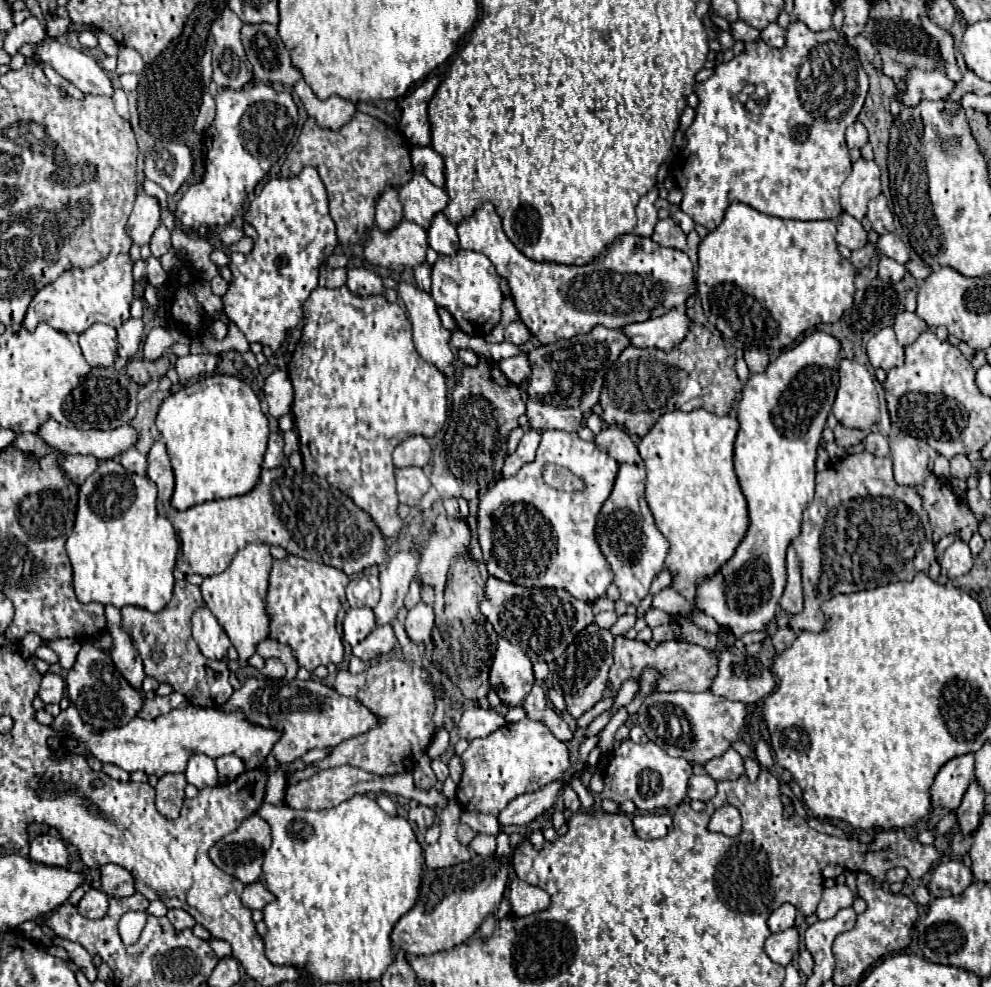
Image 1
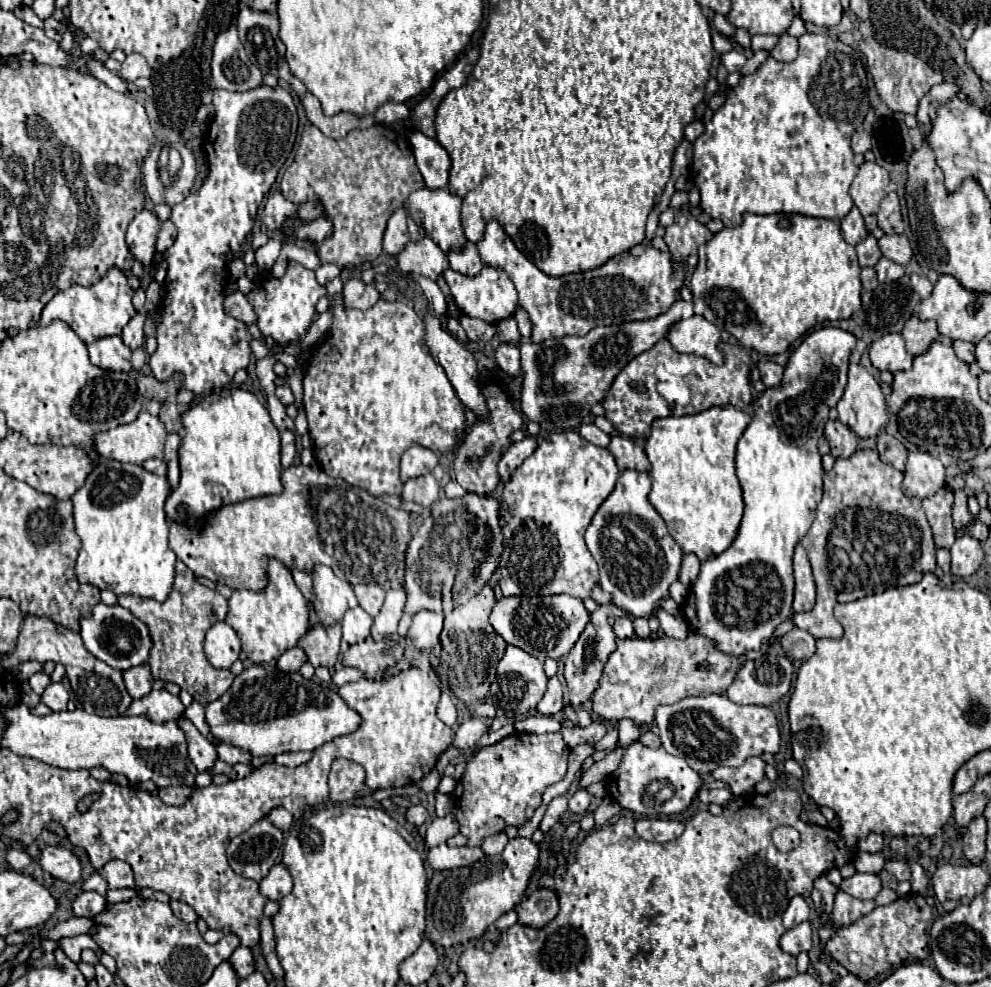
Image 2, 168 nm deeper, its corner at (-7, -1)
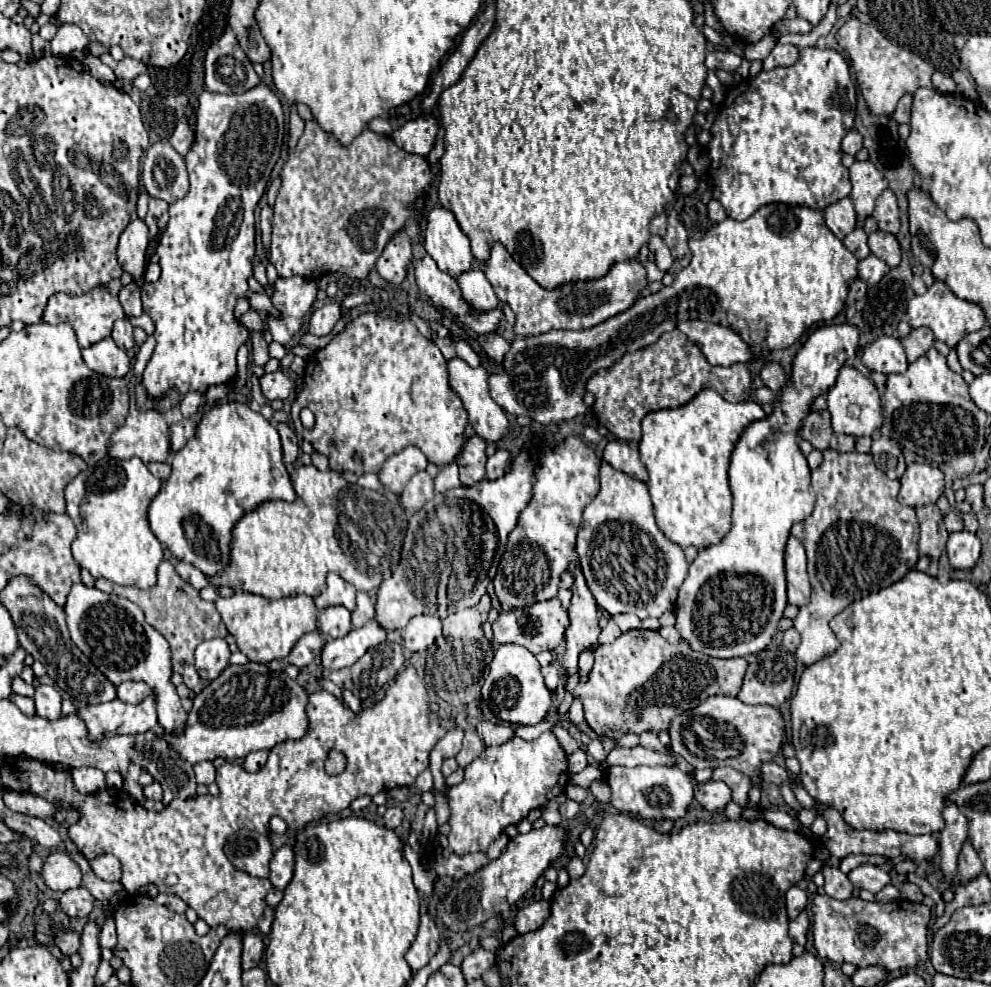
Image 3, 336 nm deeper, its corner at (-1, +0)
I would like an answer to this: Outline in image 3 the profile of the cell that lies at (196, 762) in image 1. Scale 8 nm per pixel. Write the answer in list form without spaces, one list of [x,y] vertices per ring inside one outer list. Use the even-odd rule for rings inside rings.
[[[75,583],[67,595],[65,613],[73,643],[91,659],[91,663],[115,687],[125,681],[145,681],[155,695],[159,725],[165,731],[179,733],[185,727],[187,713],[171,683],[171,649],[165,637],[145,621],[143,611],[125,597]]]

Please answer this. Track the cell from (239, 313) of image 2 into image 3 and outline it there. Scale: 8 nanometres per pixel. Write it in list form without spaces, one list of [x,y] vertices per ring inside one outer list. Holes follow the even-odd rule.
[[[249,309],[249,313],[243,315],[243,323],[245,323],[245,327],[247,327],[249,331],[259,331],[259,333],[263,333],[263,329],[265,329],[263,317],[261,317],[257,311],[253,311],[253,309]]]

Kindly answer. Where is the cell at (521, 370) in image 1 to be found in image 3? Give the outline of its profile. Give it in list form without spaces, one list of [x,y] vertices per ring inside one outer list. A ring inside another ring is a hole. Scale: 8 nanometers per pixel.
[[[485,333],[485,335],[479,335],[477,341],[479,341],[481,349],[483,349],[491,359],[495,359],[497,363],[501,363],[503,357],[505,357],[505,353],[509,351],[509,343],[507,343],[499,333]]]

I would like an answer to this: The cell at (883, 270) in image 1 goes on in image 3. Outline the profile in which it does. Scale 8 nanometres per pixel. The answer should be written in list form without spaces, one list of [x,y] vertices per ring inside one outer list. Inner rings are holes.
[[[869,255],[863,261],[859,261],[857,271],[859,271],[861,281],[865,281],[867,285],[877,285],[877,281],[881,281],[881,277],[889,271],[889,265],[883,259]]]

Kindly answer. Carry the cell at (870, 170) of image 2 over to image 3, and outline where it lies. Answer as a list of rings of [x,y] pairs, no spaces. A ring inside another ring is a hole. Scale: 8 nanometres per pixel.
[[[855,161],[849,167],[853,191],[851,199],[855,203],[855,211],[859,217],[869,217],[875,209],[875,199],[887,187],[885,175],[871,161]]]

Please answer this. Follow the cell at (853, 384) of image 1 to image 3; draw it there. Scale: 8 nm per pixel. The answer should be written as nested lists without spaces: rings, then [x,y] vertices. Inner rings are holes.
[[[845,365],[839,371],[835,385],[827,391],[827,409],[831,413],[833,429],[837,433],[847,433],[853,437],[865,437],[865,435],[871,435],[875,429],[879,429],[883,423],[881,401],[879,401],[879,393],[877,393],[873,381],[849,365]]]

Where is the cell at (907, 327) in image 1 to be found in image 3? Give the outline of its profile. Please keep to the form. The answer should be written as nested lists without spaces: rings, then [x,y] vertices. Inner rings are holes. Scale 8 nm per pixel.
[[[919,327],[919,329],[913,329],[901,343],[905,347],[905,353],[907,353],[907,361],[913,363],[915,359],[919,359],[921,355],[925,355],[931,345],[933,345],[933,331],[929,327]]]

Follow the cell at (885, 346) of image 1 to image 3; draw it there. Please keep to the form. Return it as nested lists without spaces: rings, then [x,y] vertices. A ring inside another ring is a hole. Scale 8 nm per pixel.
[[[887,335],[867,345],[861,361],[869,371],[879,371],[885,375],[907,371],[907,359],[905,359],[905,349],[901,341],[895,337],[887,337]]]

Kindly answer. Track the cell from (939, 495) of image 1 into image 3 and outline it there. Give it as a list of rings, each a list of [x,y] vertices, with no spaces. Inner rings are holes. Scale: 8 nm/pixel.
[[[925,505],[917,509],[919,525],[921,525],[921,537],[919,537],[919,553],[931,559],[939,559],[939,555],[945,549],[947,543],[947,529],[943,523],[943,517],[937,509],[937,505]]]

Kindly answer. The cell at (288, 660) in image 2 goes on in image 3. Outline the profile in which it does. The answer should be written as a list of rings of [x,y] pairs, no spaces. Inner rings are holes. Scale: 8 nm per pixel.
[[[319,631],[305,633],[305,635],[297,641],[297,645],[295,645],[293,651],[287,655],[285,661],[291,663],[291,665],[297,665],[299,669],[303,669],[305,665],[309,665],[309,663],[321,653],[323,645],[325,645],[325,639],[323,639],[323,635],[321,635]]]

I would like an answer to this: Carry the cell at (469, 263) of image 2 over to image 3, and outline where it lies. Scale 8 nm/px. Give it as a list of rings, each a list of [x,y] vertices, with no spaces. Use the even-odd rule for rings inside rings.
[[[471,269],[467,273],[463,273],[459,279],[459,287],[463,291],[463,297],[469,305],[473,305],[473,309],[481,309],[481,311],[491,311],[499,307],[499,299],[491,287],[491,283],[487,281],[485,273],[479,269]]]

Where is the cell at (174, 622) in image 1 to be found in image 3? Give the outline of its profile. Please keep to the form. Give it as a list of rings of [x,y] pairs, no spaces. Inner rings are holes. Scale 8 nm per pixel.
[[[161,561],[161,565],[157,567],[157,583],[151,589],[113,585],[111,581],[105,581],[103,577],[95,579],[95,587],[105,591],[105,593],[115,593],[115,595],[127,597],[129,601],[139,605],[143,609],[149,625],[153,625],[169,641],[169,645],[173,649],[173,671],[183,675],[183,683],[189,689],[201,693],[201,689],[205,687],[205,681],[197,675],[197,669],[193,665],[195,647],[201,641],[207,641],[207,639],[213,639],[213,637],[225,637],[225,623],[223,623],[221,615],[217,613],[215,605],[203,601],[199,597],[199,591],[193,589],[187,581],[183,581],[177,575],[173,563],[169,563],[169,561]]]

